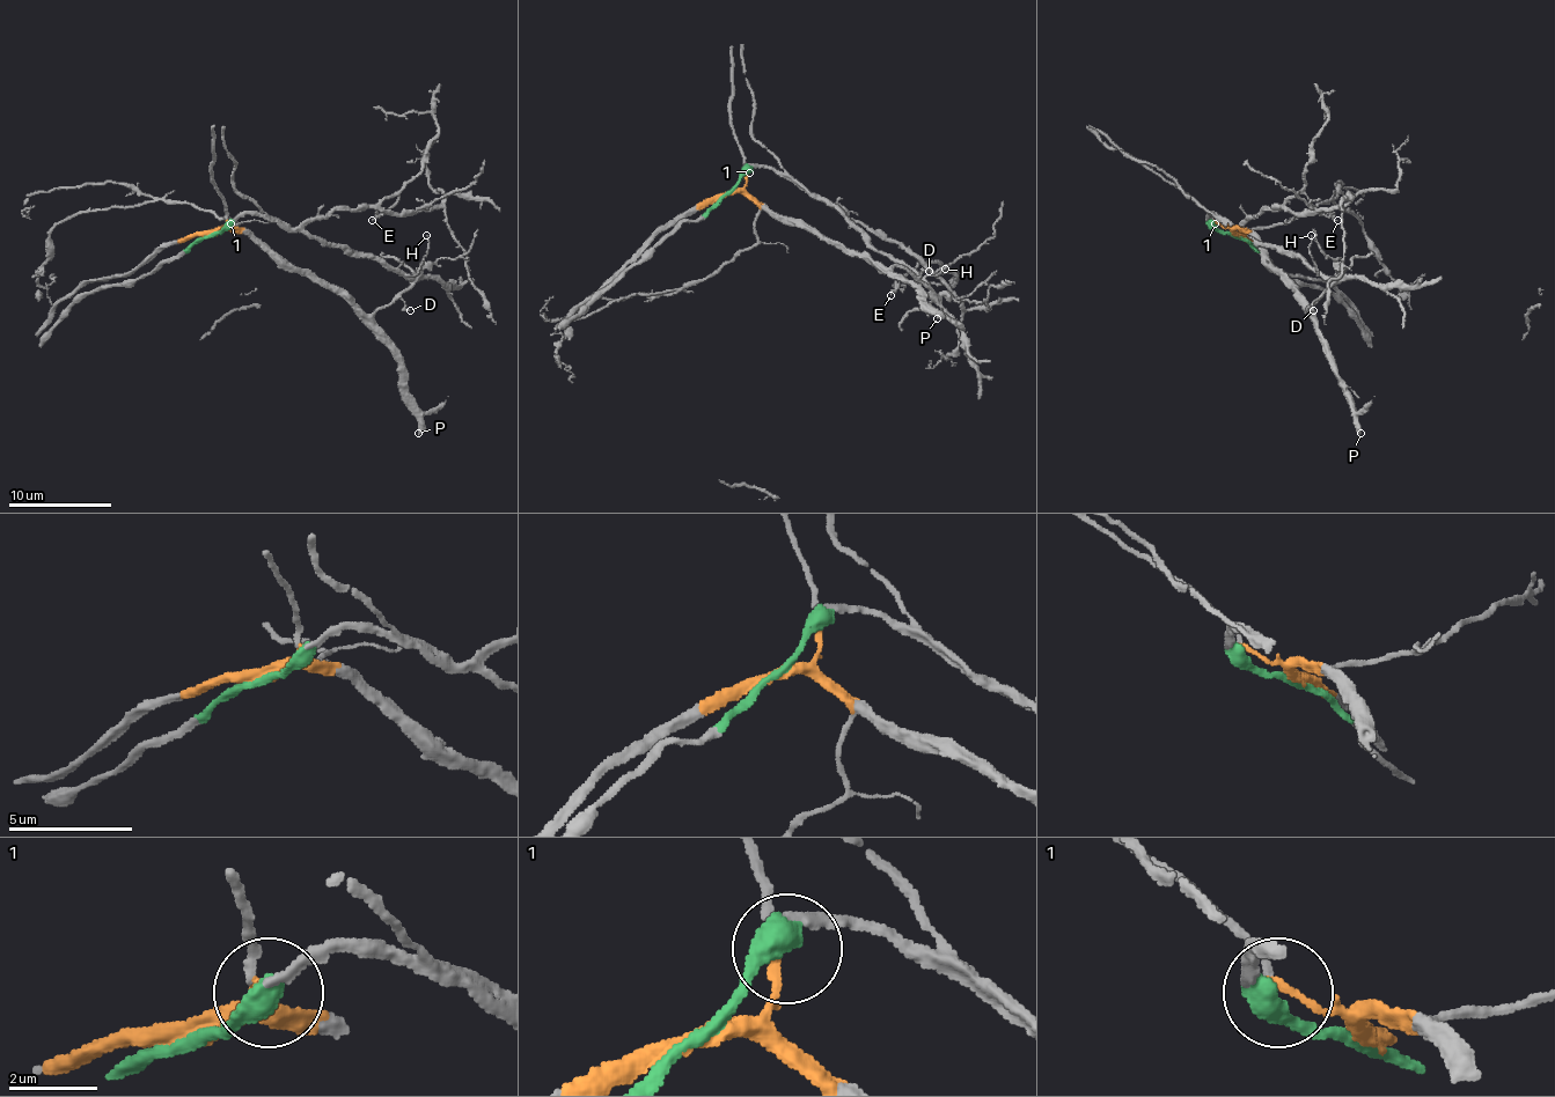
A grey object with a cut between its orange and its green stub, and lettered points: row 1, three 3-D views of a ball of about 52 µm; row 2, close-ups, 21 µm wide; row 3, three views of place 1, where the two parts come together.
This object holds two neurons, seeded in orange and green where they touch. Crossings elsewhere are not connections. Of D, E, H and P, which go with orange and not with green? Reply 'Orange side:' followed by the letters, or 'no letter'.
Orange side: D, P

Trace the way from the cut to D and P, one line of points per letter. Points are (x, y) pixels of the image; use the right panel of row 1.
D: (1234, 234), (1238, 228), (1245, 232), (1293, 285), (1293, 295), (1310, 314), (1320, 297), (1312, 303), (1312, 310)
P: (1234, 234), (1242, 228), (1291, 282), (1291, 291), (1333, 362), (1337, 385), (1346, 392), (1361, 434)

